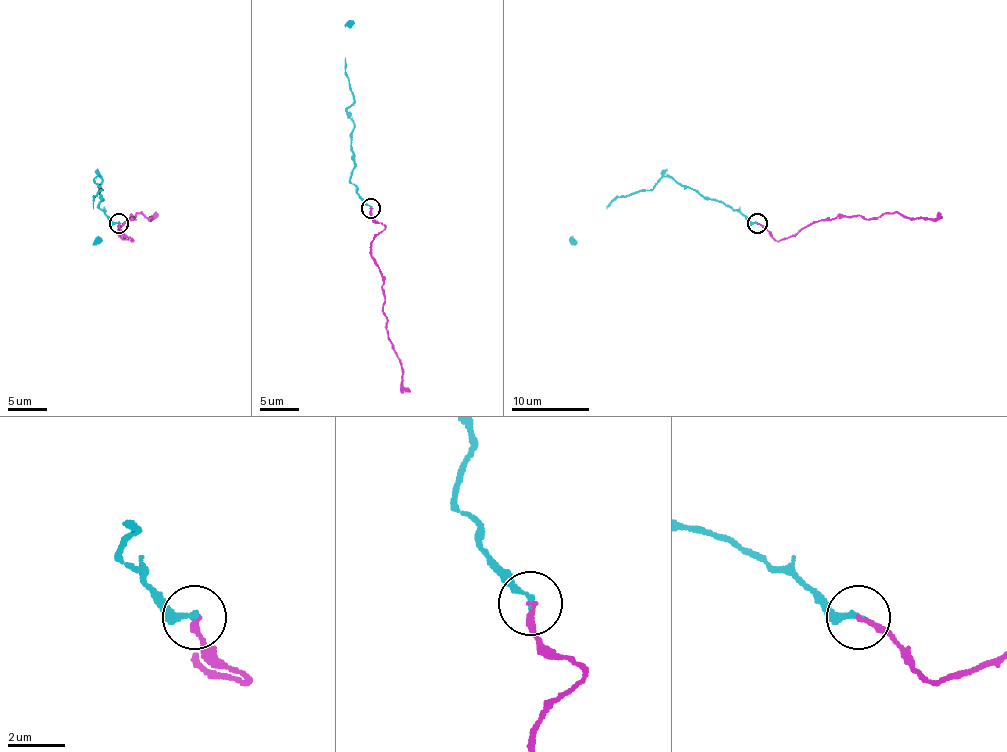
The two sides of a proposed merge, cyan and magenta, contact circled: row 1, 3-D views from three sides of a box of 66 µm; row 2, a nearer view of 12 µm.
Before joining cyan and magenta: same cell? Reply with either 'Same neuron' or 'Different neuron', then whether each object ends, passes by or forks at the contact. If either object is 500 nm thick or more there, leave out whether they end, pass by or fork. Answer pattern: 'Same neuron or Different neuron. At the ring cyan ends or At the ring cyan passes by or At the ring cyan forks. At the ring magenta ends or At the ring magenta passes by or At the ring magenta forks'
Same neuron. At the ring cyan ends. At the ring magenta ends

